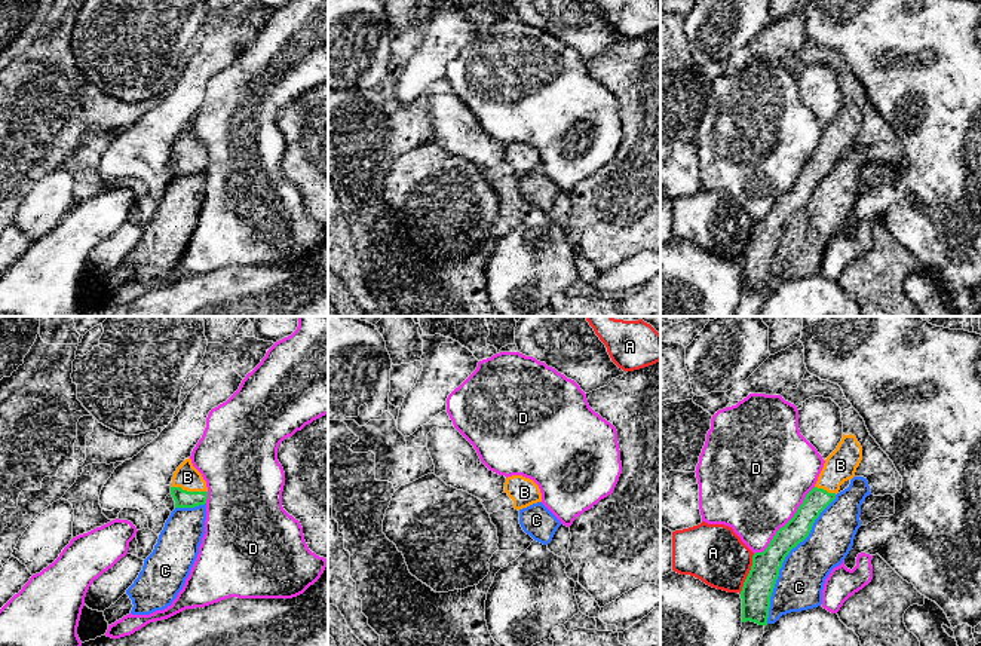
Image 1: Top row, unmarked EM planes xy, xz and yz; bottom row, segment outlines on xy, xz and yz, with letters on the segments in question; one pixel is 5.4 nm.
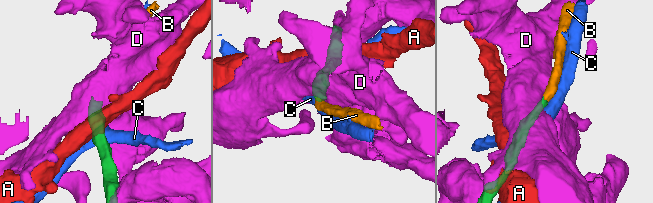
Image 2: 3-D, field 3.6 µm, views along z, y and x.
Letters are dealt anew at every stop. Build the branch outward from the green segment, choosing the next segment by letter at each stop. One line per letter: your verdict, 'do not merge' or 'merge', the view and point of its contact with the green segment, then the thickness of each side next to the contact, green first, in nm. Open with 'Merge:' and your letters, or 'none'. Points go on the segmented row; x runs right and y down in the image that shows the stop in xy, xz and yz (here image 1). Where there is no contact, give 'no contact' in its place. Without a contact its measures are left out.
Merge: B
A: do not merge; meets green in yz at (748, 573); 160 nm thick on the green side, 320 nm on the other
B: merge; meets green in xy at (190, 492); 100 nm thick on the green side, 140 nm on the other
C: do not merge; meets green in yz at (784, 559); 160 nm thick on the green side, 260 nm on the other
D: do not merge; meets green in yz at (787, 523); 140 nm thick on the green side, 500 nm on the other

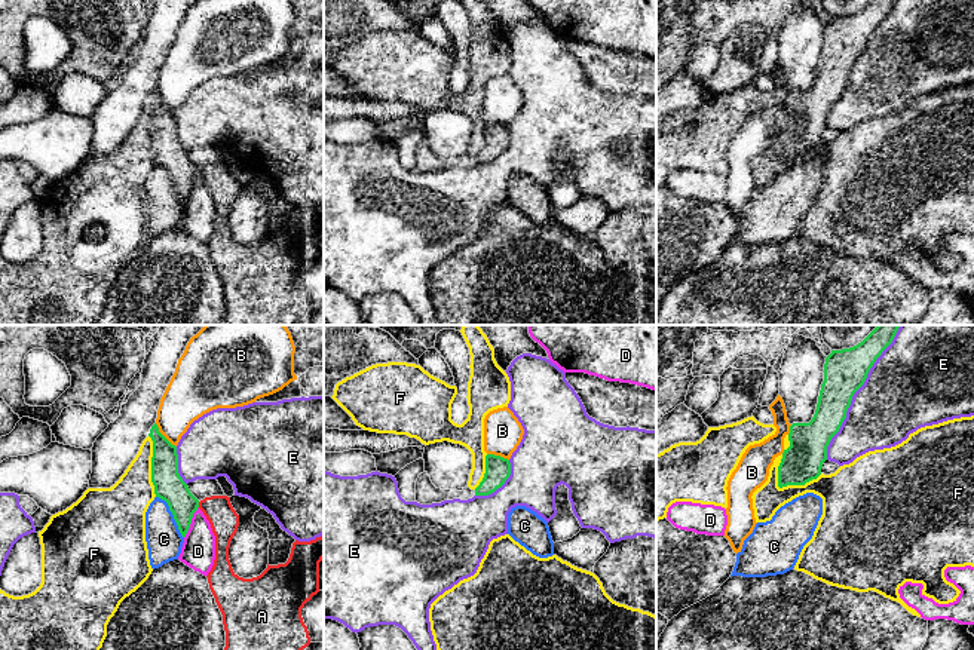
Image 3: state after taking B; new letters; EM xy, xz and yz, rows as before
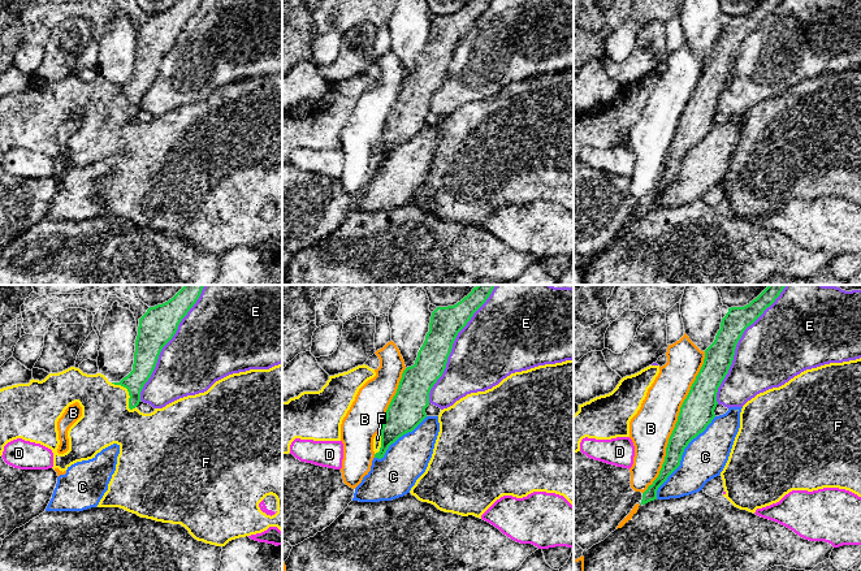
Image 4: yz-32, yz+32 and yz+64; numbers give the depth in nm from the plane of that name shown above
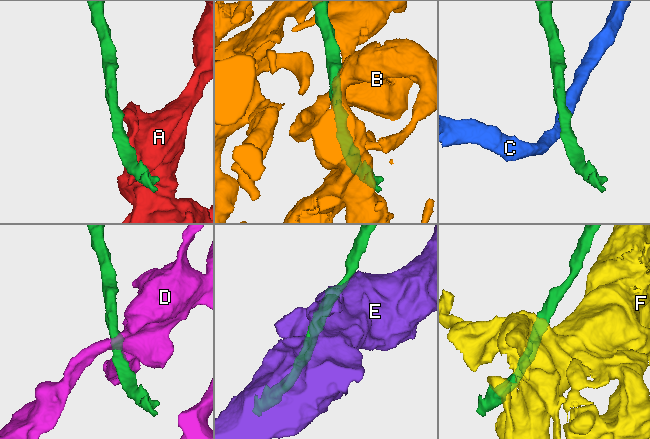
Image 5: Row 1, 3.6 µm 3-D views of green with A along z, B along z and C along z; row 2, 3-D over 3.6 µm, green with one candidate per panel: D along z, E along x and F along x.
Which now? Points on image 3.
Merge: none
A: do not merge; meets green in xy at (198, 505); 160 nm thick on the green side, 160 nm on the other
B: do not merge; meets green in xy at (162, 435); 150 nm thick on the green side, 260 nm on the other
C: do not merge; meets green in xy at (172, 514); 160 nm thick on the green side, 190 nm on the other
D: do not merge; meets green in xy at (190, 523); 160 nm thick on the green side, 180 nm on the other
E: do not merge; meets green in yz at (855, 391); 240 nm thick on the green side, 420 nm on the other
F: do not merge; meets green in yz at (799, 484); 220 nm thick on the green side, 240 nm on the other

